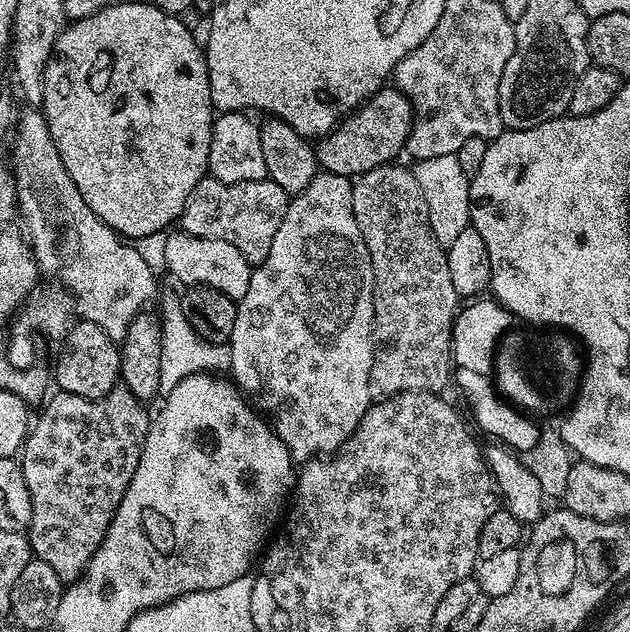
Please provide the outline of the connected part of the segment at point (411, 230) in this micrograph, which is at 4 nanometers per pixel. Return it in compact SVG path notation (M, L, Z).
M400 162L378 166L366 174L355 177L352 185L352 201L354 202L354 214L359 219L362 238L366 242L366 250L370 254L374 270L374 322L372 323L372 369L370 370L372 395L376 398L387 398L403 392L443 393L445 391L443 388L447 386L448 382L450 384L450 377L454 372L452 326L458 311L458 297L454 290L454 282L450 279L447 251L436 241L430 230L430 218L426 210L426 202L422 198L422 190L416 181L416 173L411 167L403 168Z

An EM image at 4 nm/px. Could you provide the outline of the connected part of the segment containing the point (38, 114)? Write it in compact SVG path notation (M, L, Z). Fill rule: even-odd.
M28 106L19 113L14 129L16 141L12 144L12 164L10 163L10 171L16 180L16 206L20 223L28 237L28 246L32 250L32 257L36 259L37 266L40 267L41 273L45 277L57 276L59 283L65 292L72 297L74 312L79 319L89 320L98 326L102 326L102 330L106 330L106 334L111 340L123 342L126 338L126 330L130 326L130 322L134 322L134 318L139 316L141 312L149 307L148 303L155 301L158 296L158 283L156 284L156 276L152 273L152 268L148 265L148 260L136 248L131 248L131 243L125 242L110 226L106 226L98 218L98 214L94 214L94 210L90 210L90 206L86 206L86 198L82 198L82 194L78 194L78 186L74 186L74 178L70 178L70 174L66 174L66 166L62 166L62 158L58 154L58 146L54 146L54 138L48 129L48 123L44 117L43 111L37 110L35 107Z

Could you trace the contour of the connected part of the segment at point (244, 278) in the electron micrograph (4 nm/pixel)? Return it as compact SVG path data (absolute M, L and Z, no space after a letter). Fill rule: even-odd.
M183 230L172 231L163 237L164 264L174 279L181 280L181 285L213 288L237 302L244 297L246 290L250 290L253 265L233 244L214 238L202 238Z

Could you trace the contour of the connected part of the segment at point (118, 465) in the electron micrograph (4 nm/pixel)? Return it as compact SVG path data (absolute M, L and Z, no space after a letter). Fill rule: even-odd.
M123 386L112 388L110 394L106 394L97 400L78 398L78 394L61 391L57 391L55 395L56 397L54 397L52 401L49 399L47 403L39 409L39 411L41 410L40 417L38 417L37 420L35 417L34 423L31 425L28 436L24 440L23 449L19 453L18 463L22 474L26 478L26 488L30 490L32 517L28 523L26 535L28 537L28 544L32 548L33 557L42 562L46 562L47 565L58 574L62 581L75 582L86 570L90 558L94 558L94 554L98 550L98 546L102 542L102 538L106 534L106 530L110 526L114 514L118 510L118 502L122 502L122 494L126 494L126 486L130 486L130 478L134 478L134 470L138 470L138 458L142 454L142 446L146 442L146 434L148 433L148 425L150 423L150 412L144 409L147 407L145 407L137 396Z

